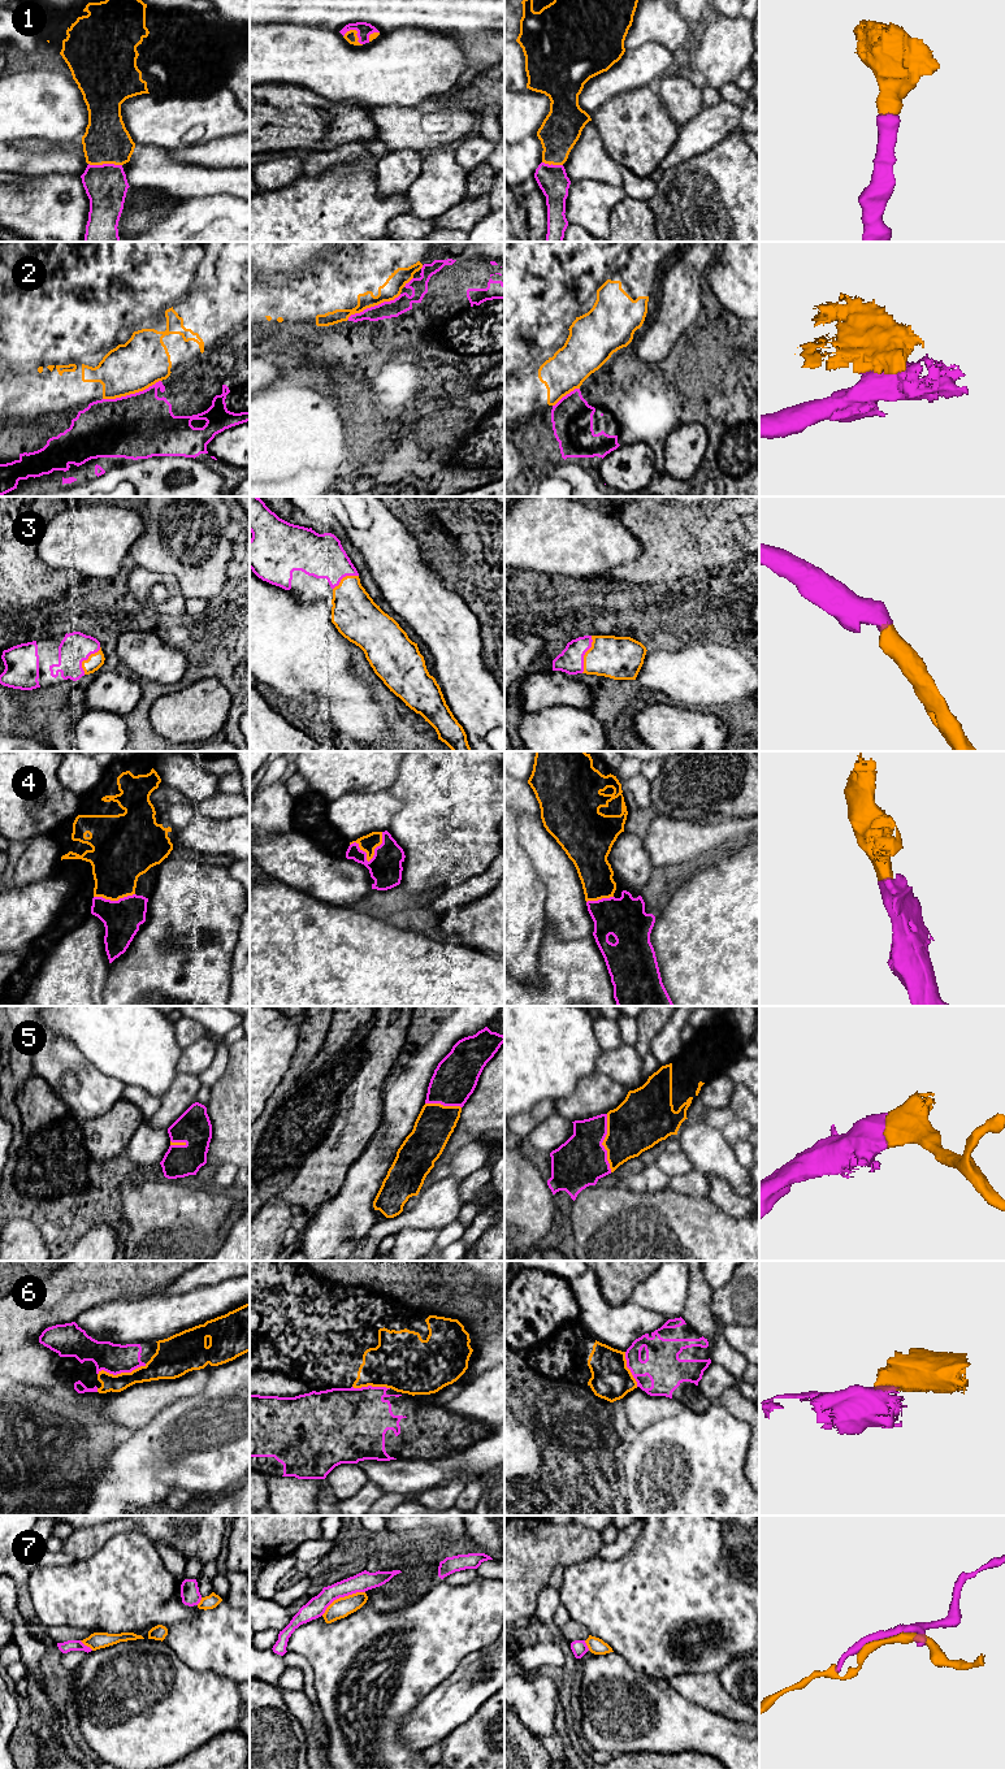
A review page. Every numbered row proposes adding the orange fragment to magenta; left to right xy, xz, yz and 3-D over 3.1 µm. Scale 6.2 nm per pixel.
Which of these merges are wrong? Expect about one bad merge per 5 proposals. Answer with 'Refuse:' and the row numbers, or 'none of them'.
Refuse: 6

